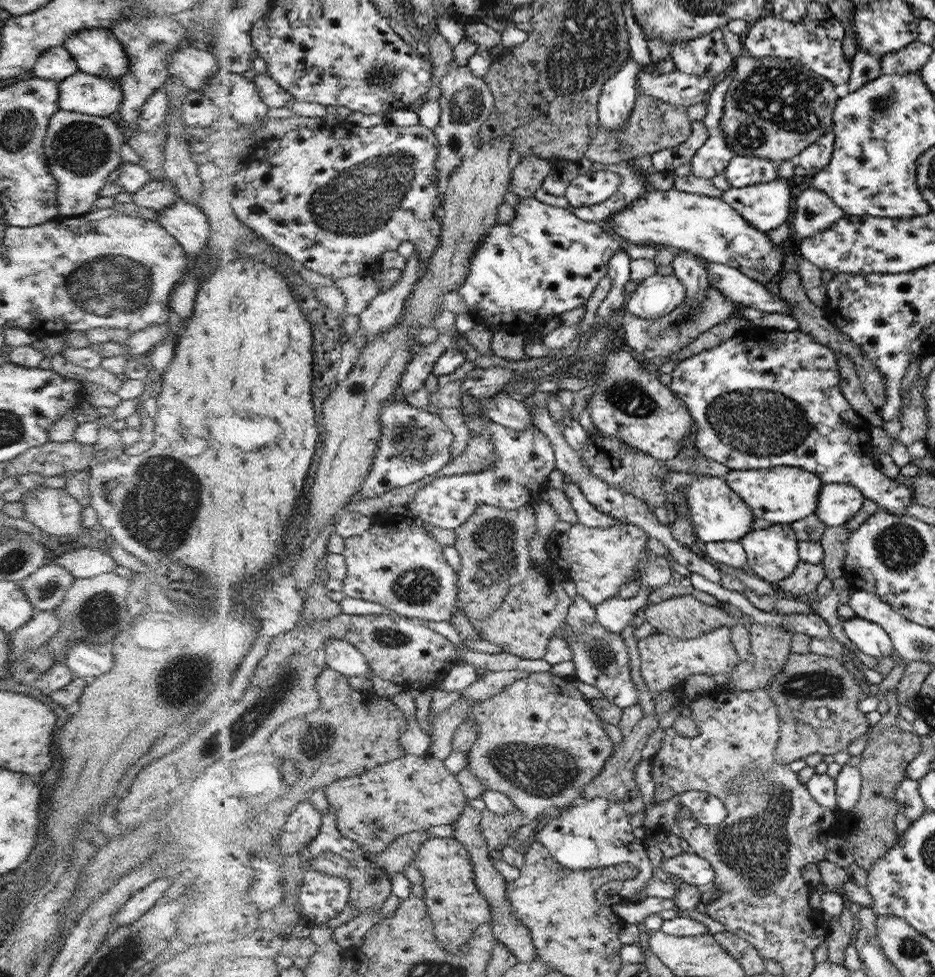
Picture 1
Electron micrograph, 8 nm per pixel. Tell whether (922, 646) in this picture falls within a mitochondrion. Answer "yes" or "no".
yes

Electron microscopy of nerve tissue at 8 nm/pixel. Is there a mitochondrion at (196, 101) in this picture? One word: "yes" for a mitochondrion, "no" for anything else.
no

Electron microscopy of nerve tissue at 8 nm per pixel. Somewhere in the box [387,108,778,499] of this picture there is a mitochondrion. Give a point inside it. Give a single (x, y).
(626, 395)

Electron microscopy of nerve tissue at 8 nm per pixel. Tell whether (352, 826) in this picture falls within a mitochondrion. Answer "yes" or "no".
no

